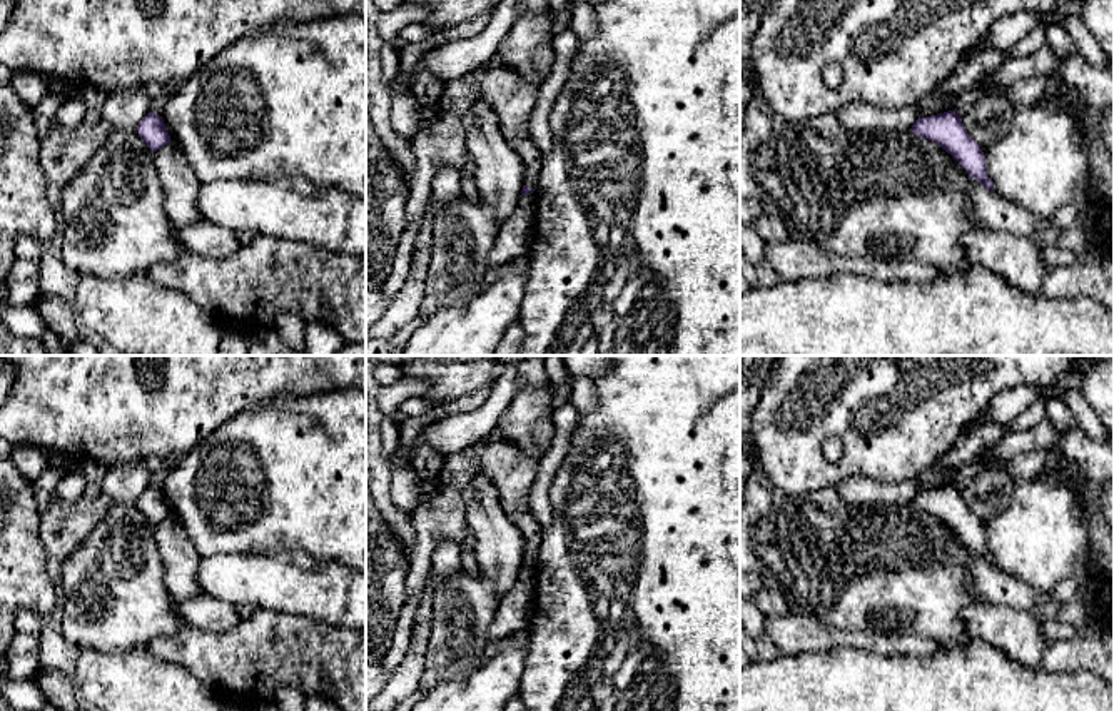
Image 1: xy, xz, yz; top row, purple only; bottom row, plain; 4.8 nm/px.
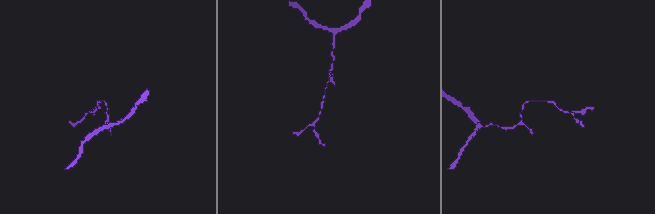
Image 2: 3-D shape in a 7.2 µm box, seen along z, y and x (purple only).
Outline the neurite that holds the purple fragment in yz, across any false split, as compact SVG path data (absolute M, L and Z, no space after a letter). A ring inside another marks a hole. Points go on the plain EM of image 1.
M954 484L917 492L910 504L917 511L939 517L972 552L979 554L990 566L994 564L980 519L967 507L960 489Z

